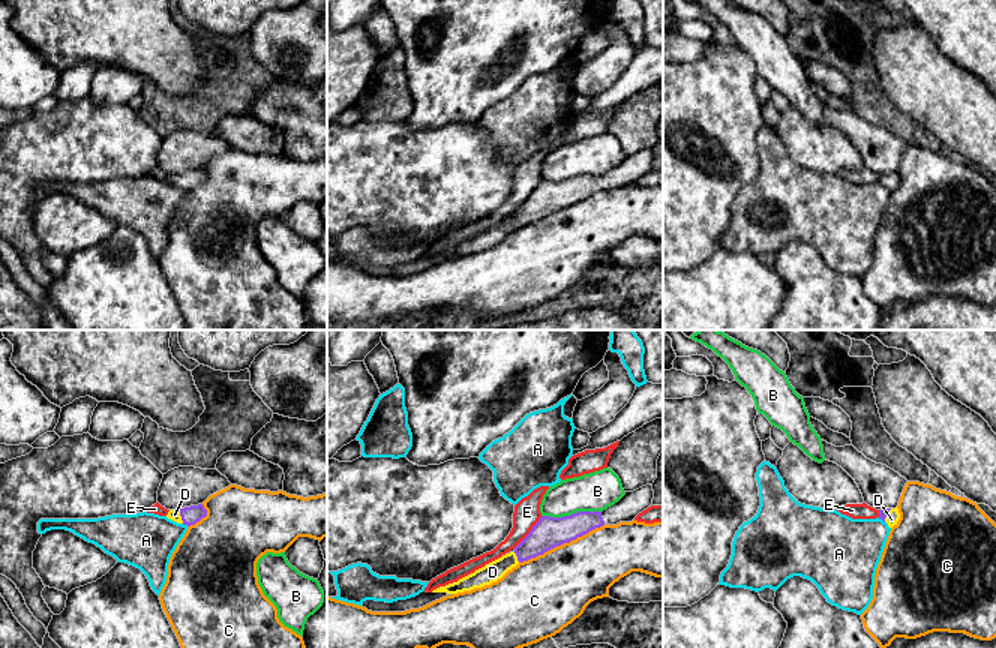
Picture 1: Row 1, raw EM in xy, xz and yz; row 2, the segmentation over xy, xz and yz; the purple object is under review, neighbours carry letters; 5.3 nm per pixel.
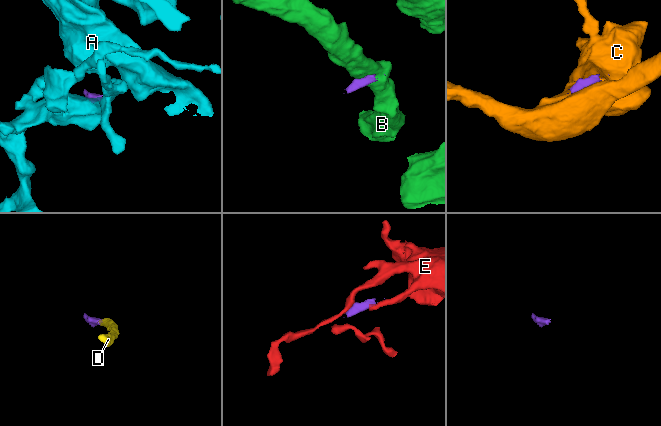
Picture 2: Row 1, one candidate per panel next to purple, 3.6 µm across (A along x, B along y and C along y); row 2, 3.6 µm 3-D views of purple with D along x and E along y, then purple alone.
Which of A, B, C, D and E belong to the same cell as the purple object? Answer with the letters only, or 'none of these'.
D

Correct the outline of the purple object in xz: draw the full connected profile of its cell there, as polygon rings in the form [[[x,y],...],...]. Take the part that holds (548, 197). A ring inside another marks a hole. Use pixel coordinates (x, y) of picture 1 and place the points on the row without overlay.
[[[646,148],[633,156],[626,156],[618,166],[603,176],[578,176],[562,182],[542,180],[513,216],[506,218],[458,246],[440,250],[432,256],[458,258],[490,249],[519,226],[543,219],[564,207],[570,207],[596,192],[634,184],[639,177],[651,171],[652,162],[652,150]]]

